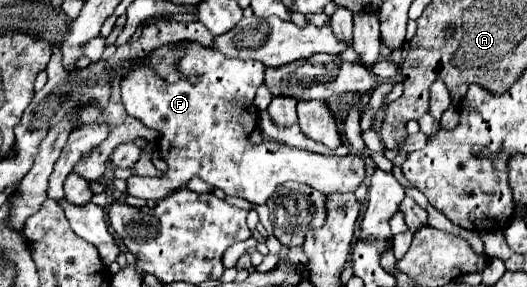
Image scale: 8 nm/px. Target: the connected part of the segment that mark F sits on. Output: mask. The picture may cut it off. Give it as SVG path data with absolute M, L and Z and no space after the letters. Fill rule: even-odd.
M187 40L173 46L183 48L183 56L179 58L183 80L177 84L167 84L153 68L129 72L121 80L127 114L159 132L157 150L167 162L167 172L161 177L134 175L127 179L127 194L143 200L161 200L177 188L183 188L193 176L199 176L209 186L221 188L227 196L265 204L275 188L289 180L311 184L311 188L321 194L355 192L363 182L365 162L359 156L333 158L309 150L285 148L285 144L279 142L267 142L261 146L249 142L249 132L253 128L251 122L245 122L245 114L256 117L258 114L257 108L253 110L253 98L255 90L263 84L265 66L261 62L227 58L221 52L215 52L215 48ZM191 76L197 76L199 82L189 82Z

